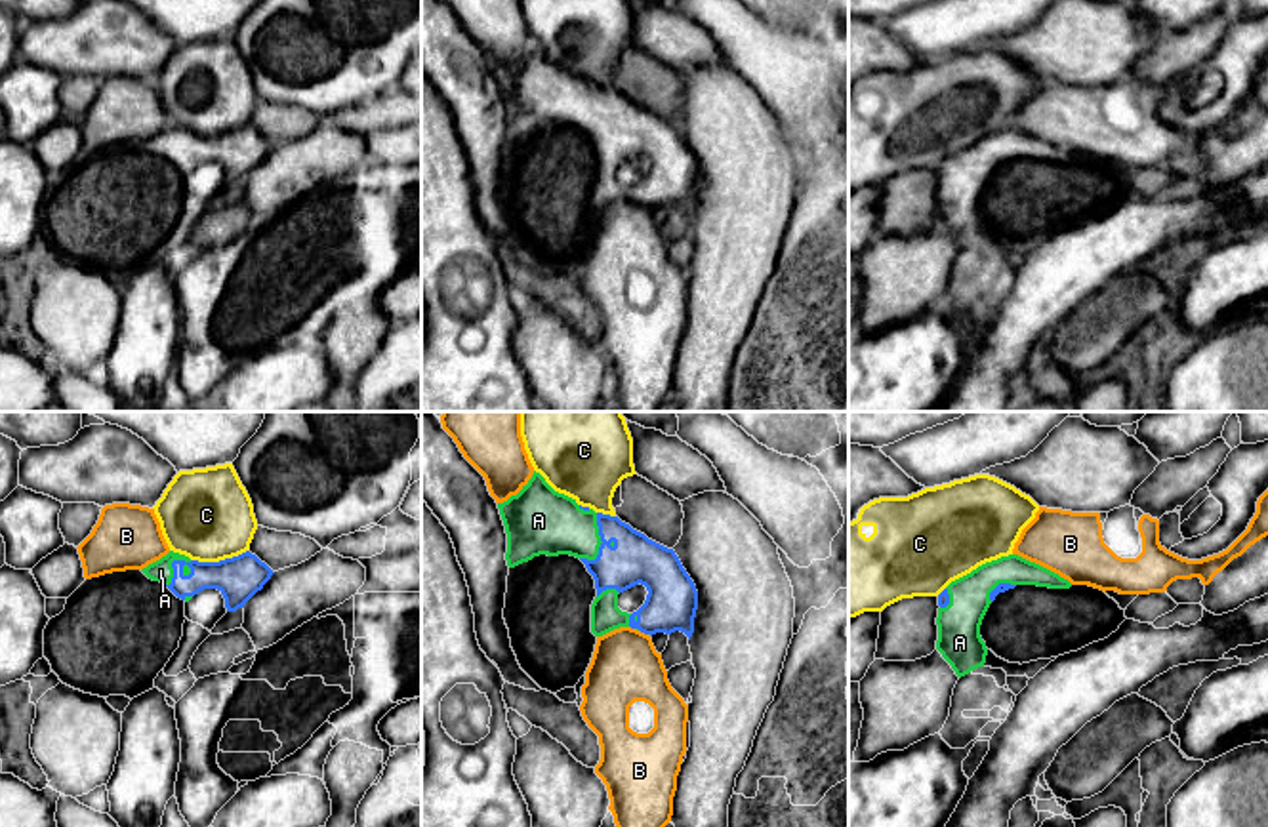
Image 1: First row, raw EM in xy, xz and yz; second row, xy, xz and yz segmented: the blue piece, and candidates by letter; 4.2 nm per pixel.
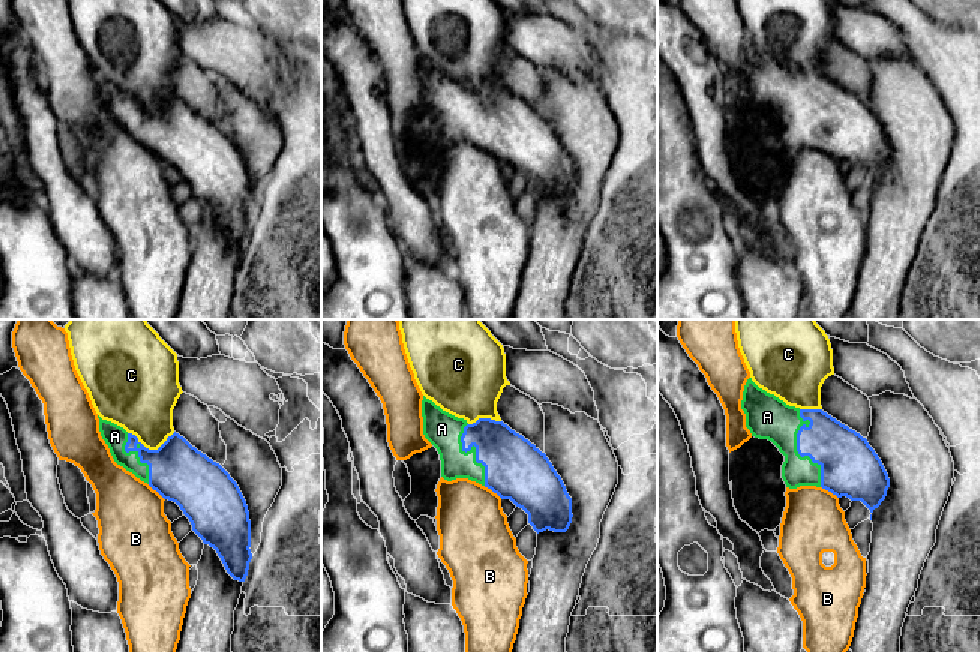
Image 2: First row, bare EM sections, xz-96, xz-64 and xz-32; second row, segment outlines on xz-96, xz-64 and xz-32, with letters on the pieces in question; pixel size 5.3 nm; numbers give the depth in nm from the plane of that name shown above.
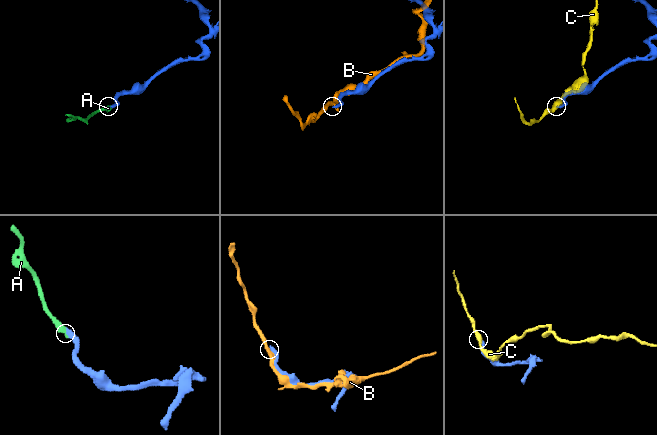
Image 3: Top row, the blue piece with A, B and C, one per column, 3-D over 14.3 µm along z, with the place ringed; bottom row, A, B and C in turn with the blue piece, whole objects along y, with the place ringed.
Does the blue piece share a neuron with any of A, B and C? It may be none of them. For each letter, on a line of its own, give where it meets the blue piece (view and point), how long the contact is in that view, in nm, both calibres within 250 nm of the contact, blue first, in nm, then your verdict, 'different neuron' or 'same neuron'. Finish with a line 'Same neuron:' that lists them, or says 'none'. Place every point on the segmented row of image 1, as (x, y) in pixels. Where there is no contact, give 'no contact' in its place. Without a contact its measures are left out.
A: contact xy (172, 564); length 160 nm; calibres 150 and 90 nm; same neuron
B: contact xz (645, 633); length 60 nm; calibres 220 and 300 nm; different neuron
C: contact xy (220, 561); length 260 nm; calibres 190 and 380 nm; different neuron
Same neuron: A

